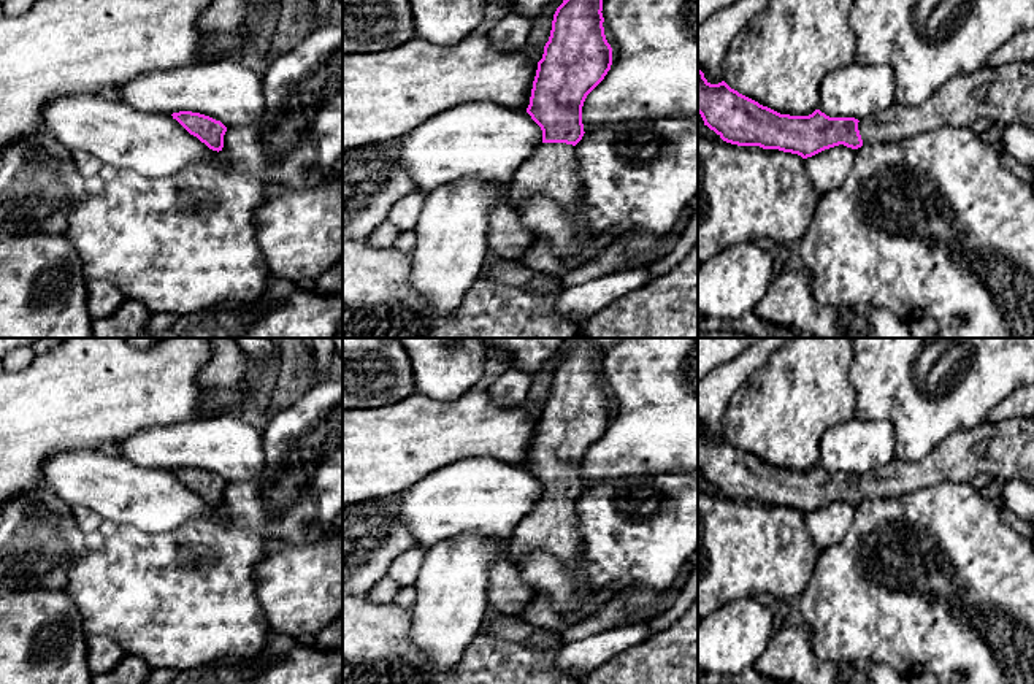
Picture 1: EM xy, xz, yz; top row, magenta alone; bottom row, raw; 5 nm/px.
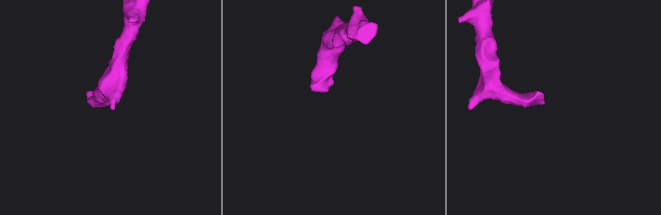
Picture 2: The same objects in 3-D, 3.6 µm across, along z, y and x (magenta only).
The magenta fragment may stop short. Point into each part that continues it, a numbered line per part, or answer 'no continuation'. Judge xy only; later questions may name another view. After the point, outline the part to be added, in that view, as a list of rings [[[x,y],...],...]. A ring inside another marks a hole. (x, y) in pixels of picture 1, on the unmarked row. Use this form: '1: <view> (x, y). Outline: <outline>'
no continuation

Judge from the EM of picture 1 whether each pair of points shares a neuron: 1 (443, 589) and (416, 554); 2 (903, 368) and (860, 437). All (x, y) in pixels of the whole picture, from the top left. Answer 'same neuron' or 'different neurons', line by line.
1: different neurons
2: different neurons

